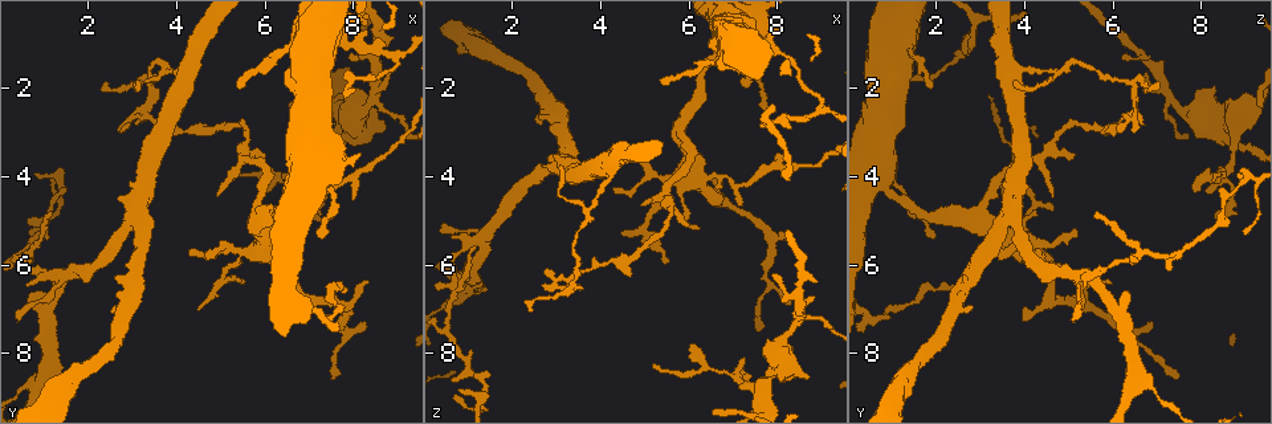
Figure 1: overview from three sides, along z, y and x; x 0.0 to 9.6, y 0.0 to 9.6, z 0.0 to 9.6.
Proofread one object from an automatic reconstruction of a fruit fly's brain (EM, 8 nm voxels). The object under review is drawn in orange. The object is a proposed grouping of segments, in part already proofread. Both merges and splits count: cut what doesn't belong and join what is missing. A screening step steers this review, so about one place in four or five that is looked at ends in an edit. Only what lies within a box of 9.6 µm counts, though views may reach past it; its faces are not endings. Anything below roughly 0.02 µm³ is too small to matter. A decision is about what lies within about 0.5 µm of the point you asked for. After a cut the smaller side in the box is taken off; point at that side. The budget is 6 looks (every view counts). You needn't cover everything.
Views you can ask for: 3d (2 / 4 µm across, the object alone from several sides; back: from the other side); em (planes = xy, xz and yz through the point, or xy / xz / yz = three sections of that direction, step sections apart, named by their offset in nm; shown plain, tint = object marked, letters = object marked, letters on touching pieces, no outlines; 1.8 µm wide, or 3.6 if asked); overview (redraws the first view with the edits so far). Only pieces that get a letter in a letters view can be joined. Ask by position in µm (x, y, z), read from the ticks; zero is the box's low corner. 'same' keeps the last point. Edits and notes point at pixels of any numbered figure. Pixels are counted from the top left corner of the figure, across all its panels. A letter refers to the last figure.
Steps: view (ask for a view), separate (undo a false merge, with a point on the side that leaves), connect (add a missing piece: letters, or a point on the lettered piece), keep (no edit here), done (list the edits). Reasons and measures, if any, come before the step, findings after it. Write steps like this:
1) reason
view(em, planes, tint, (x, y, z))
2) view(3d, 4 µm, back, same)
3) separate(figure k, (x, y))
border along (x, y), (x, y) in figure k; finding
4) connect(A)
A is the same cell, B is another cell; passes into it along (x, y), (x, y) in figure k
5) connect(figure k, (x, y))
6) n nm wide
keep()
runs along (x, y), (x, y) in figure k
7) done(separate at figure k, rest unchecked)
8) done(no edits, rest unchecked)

branch stops here
view(3d, 4 µm, (8.75, 3.00, 8.55))

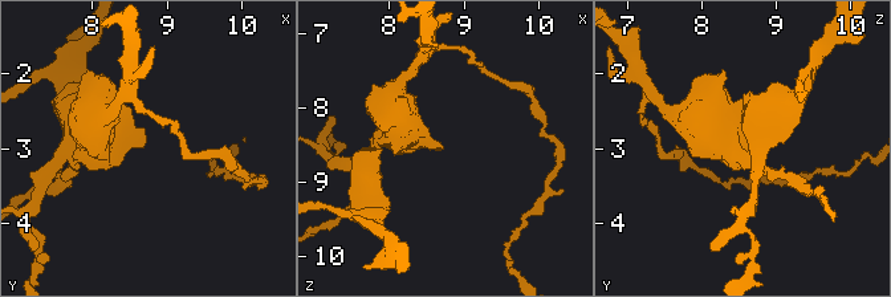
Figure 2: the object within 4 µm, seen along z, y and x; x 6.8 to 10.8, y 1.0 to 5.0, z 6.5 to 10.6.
shape alone is not enough
view(em, yz, step 8, tint, (8.70, 2.95, 8.60))

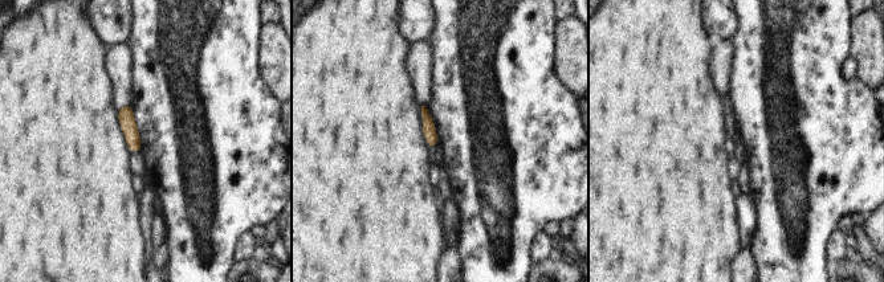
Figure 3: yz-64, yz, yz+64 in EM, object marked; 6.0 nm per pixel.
view(em, planes, letters, same)

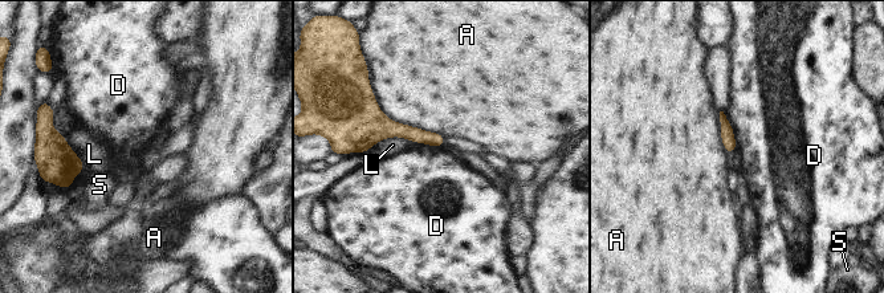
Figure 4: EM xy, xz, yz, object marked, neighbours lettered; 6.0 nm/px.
keep()
A, D, L and S are other cells; no lettered piece goes on from it

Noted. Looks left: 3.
arms part here
view(3d, 4 µm, back, (8.90, 1.25, 2.55))

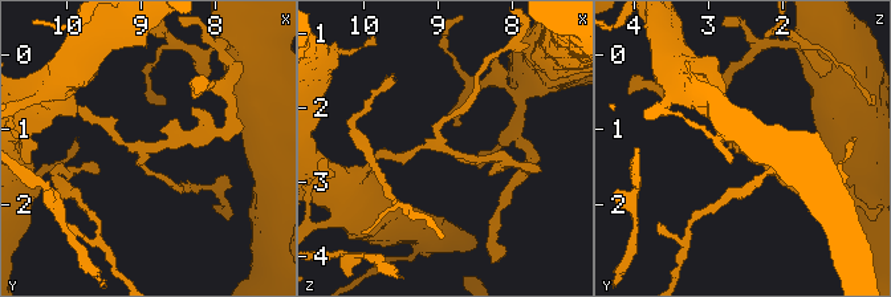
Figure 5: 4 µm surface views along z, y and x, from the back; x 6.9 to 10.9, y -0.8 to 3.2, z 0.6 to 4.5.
3 arms; shape alone is not enough
view(em, xz, step 8, tint, (8.95, 1.30, 2.50))

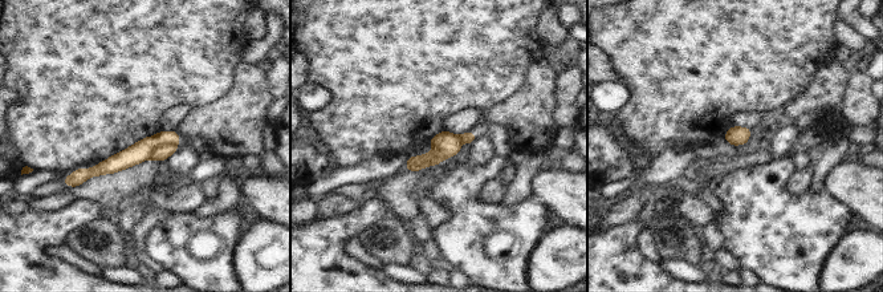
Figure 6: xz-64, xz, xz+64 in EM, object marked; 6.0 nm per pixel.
another direction
view(em, planes, letters, same)

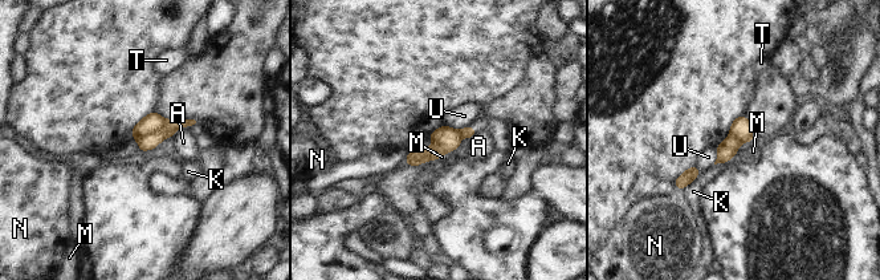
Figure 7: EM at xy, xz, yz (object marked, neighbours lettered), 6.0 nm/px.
separate(figure 7, (150, 141))
A, K, M, N, T and U are other cells; two cells meet here

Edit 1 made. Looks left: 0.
done(separate at figure 7, rest unchecked)

